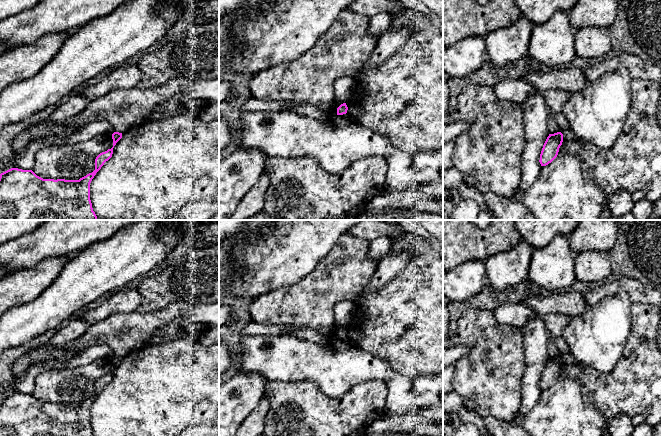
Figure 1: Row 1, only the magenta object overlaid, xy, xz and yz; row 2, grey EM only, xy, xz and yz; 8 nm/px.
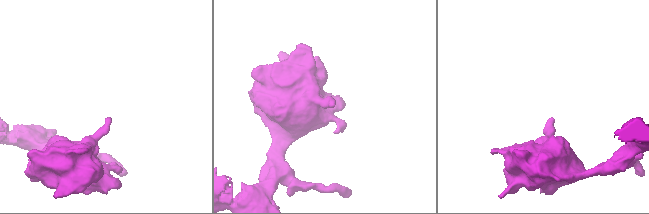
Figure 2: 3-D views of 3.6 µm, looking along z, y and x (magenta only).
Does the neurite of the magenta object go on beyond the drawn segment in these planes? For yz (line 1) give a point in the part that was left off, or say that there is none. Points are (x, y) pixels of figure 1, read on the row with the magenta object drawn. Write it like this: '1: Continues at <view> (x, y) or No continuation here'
1: No continuation here

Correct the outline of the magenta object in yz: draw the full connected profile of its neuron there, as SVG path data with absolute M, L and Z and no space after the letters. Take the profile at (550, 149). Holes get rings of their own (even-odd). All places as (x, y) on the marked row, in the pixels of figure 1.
M561 132L549 134L540 154L539 162L541 166L548 165L557 157L562 142L563 134Z

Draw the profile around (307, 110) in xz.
M336 102L333 110L331 112L322 112L316 107L311 106L310 104L300 104L294 108L290 108L287 111L294 112L301 116L307 116L316 120L323 119L334 119L337 115L337 108L343 103Z

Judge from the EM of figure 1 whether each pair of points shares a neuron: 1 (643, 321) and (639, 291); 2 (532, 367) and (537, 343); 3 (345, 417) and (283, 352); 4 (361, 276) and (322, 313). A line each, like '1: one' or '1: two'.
1: two
2: one
3: two
4: one

